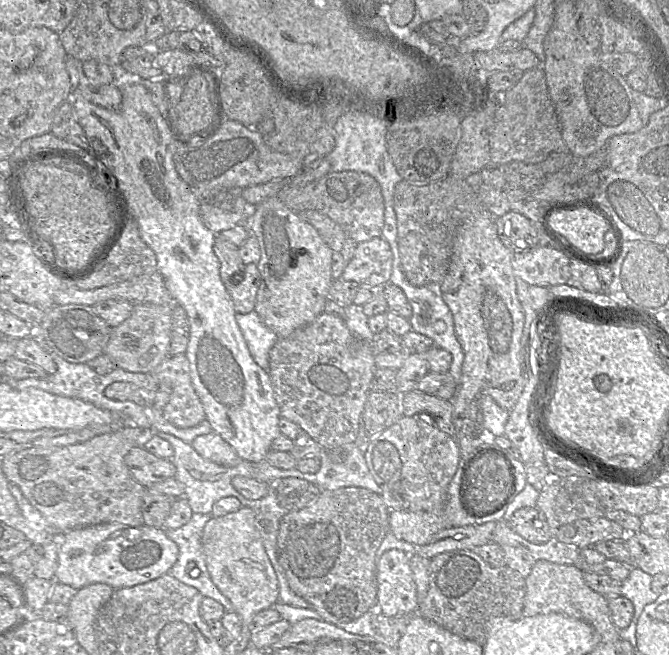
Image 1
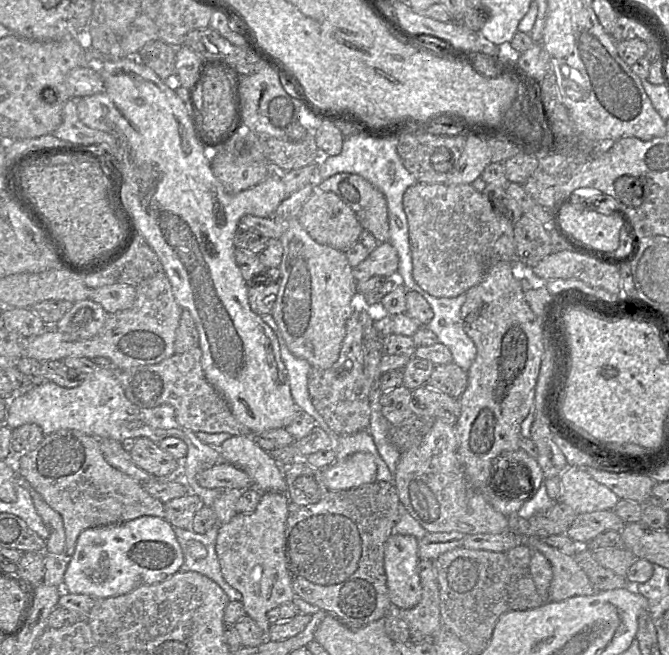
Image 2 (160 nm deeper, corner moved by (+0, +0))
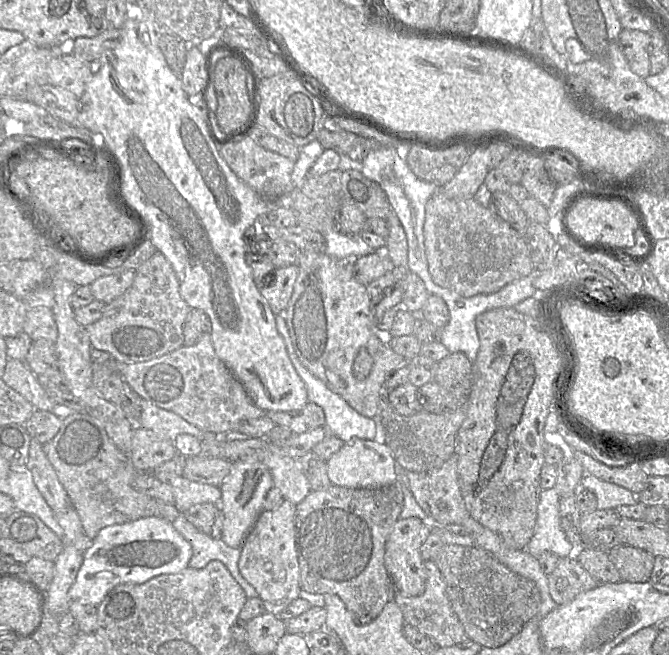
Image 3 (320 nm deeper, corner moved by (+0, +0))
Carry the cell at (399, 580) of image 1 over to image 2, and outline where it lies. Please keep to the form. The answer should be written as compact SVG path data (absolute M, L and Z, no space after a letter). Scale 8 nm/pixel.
M392 534L385 544L384 569L394 609L411 609L422 598L418 548L419 540L409 535Z

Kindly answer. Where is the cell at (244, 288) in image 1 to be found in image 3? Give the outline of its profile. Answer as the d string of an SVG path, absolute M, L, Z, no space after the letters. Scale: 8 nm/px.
M296 264L275 269L275 280L270 286L259 289L260 294L268 302L275 315L284 313L291 295L294 284L298 277L299 268Z

